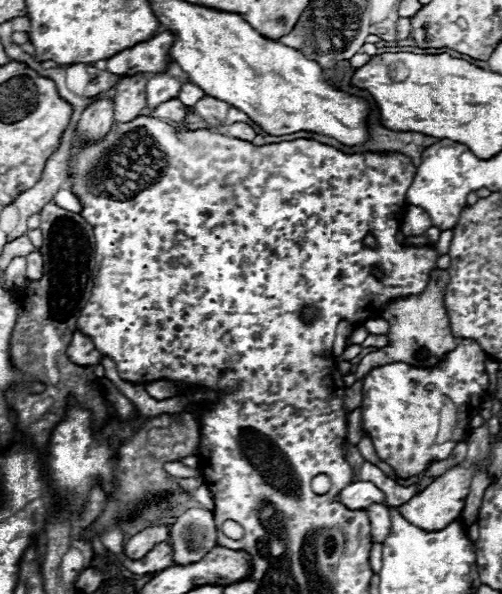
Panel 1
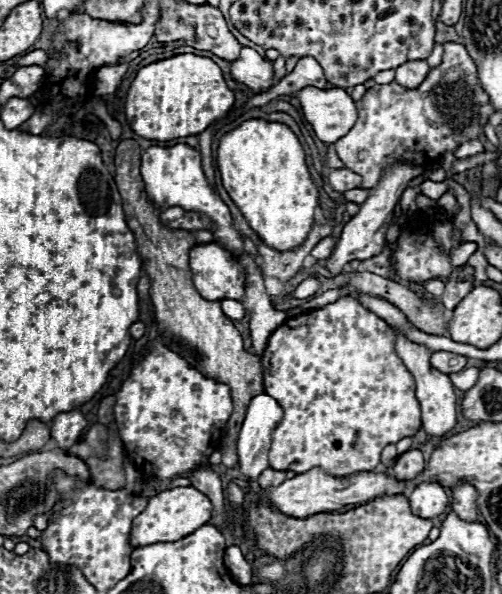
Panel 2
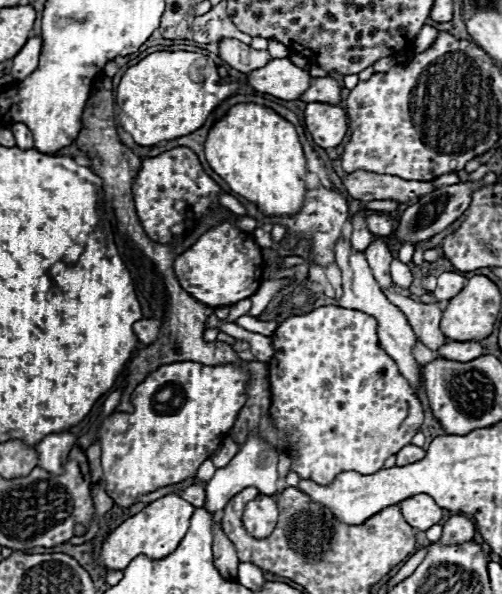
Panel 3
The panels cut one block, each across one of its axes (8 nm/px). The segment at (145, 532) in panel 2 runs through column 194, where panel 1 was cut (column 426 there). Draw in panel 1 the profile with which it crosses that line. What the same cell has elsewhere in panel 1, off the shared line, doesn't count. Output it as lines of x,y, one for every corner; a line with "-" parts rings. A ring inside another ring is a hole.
460,464
460,466
454,466
450,470
446,470
440,478
436,478
424,492
420,492
418,496
412,496
404,506
400,506
400,514
410,522
410,524
416,524
418,528
424,528
424,530
436,530
436,528
444,528
448,522
456,520
462,510
464,510
464,504
466,504
466,496
468,496
468,490
470,490
470,482
476,474
476,466
474,464

